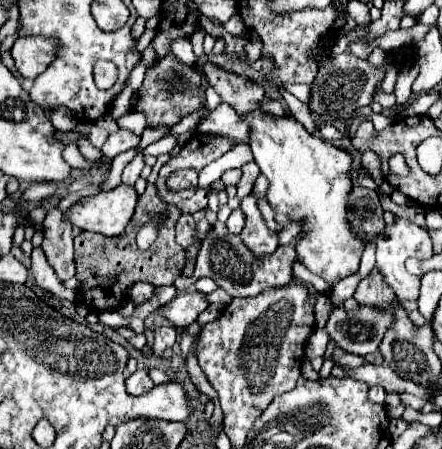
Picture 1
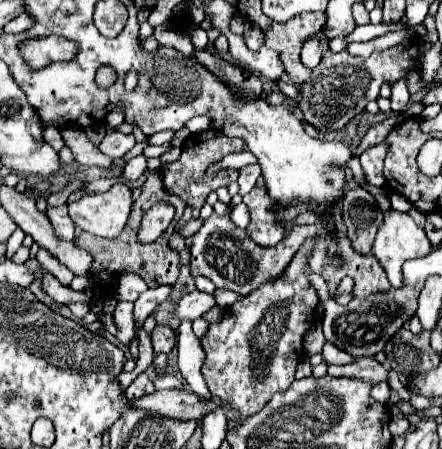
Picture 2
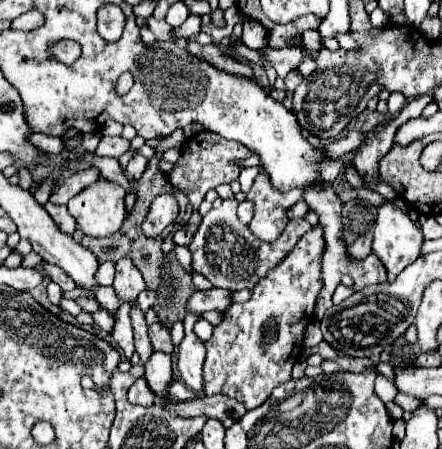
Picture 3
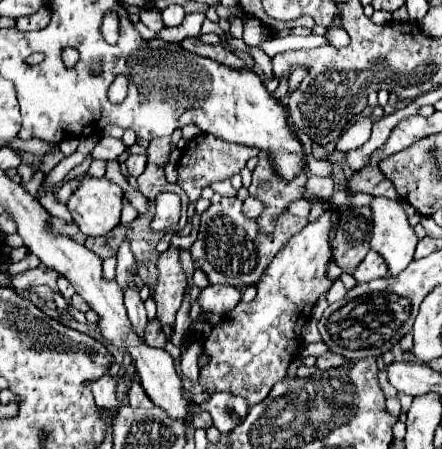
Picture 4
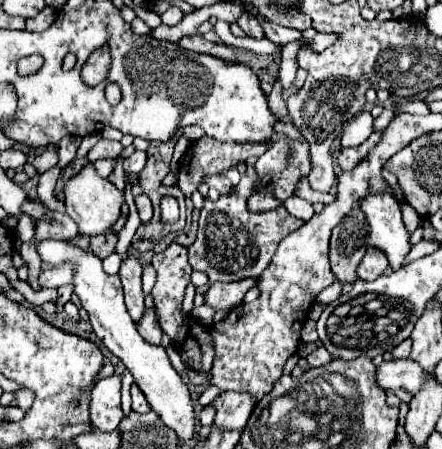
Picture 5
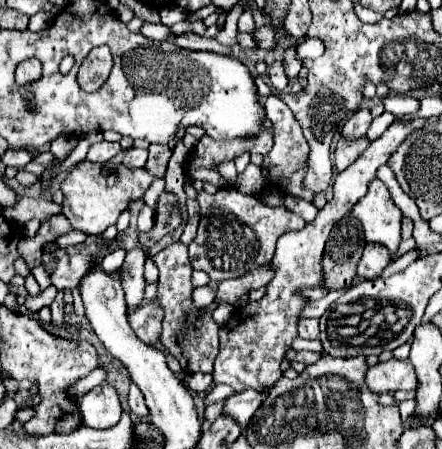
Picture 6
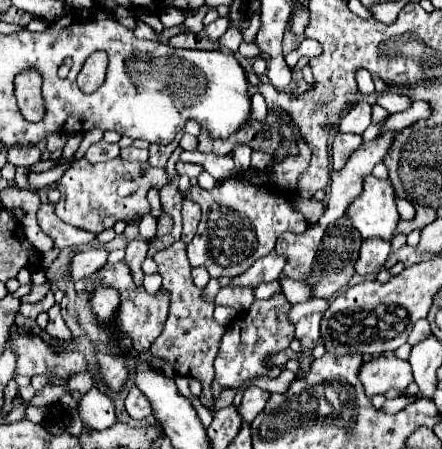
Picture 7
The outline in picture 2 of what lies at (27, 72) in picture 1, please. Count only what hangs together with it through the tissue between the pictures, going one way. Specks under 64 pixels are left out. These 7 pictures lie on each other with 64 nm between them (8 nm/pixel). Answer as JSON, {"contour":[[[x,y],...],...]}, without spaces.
{"contour":[[[46,36],[40,40],[26,40],[20,50],[26,64],[38,70],[52,62],[70,61],[78,52],[78,44],[62,36]]]}

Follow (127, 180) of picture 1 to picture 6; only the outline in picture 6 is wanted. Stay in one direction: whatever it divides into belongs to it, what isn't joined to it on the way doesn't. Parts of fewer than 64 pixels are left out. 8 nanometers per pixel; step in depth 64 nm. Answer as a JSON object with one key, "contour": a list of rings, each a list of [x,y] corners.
{"contour":[[[130,148],[130,150],[126,150],[126,154],[124,154],[124,164],[126,164],[126,166],[134,166],[134,168],[142,168],[142,166],[146,164],[146,158],[148,158],[148,150]]]}

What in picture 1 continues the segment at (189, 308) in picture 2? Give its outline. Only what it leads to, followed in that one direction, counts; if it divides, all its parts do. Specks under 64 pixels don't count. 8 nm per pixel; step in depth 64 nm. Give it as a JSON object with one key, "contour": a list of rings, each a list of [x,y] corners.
{"contour":[[[190,288],[186,294],[174,298],[172,302],[168,302],[166,306],[162,306],[162,316],[166,320],[170,320],[176,328],[188,326],[192,324],[200,312],[204,312],[208,308],[206,296],[194,288]]]}

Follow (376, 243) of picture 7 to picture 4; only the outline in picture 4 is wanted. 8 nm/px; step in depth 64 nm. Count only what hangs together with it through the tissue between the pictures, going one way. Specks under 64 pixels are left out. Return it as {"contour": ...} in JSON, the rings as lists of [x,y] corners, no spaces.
{"contour":[[[370,250],[368,256],[364,258],[364,262],[358,264],[358,268],[354,272],[354,278],[356,278],[356,282],[370,282],[374,278],[386,276],[386,272],[388,272],[388,266],[384,264],[382,256],[378,252]]]}

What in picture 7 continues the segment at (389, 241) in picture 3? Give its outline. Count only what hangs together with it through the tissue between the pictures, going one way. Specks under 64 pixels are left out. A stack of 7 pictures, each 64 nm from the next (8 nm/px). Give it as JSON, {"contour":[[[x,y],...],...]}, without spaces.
{"contour":[[[368,174],[364,178],[364,192],[348,206],[346,216],[362,238],[380,236],[384,240],[392,240],[400,220],[392,184]]]}

